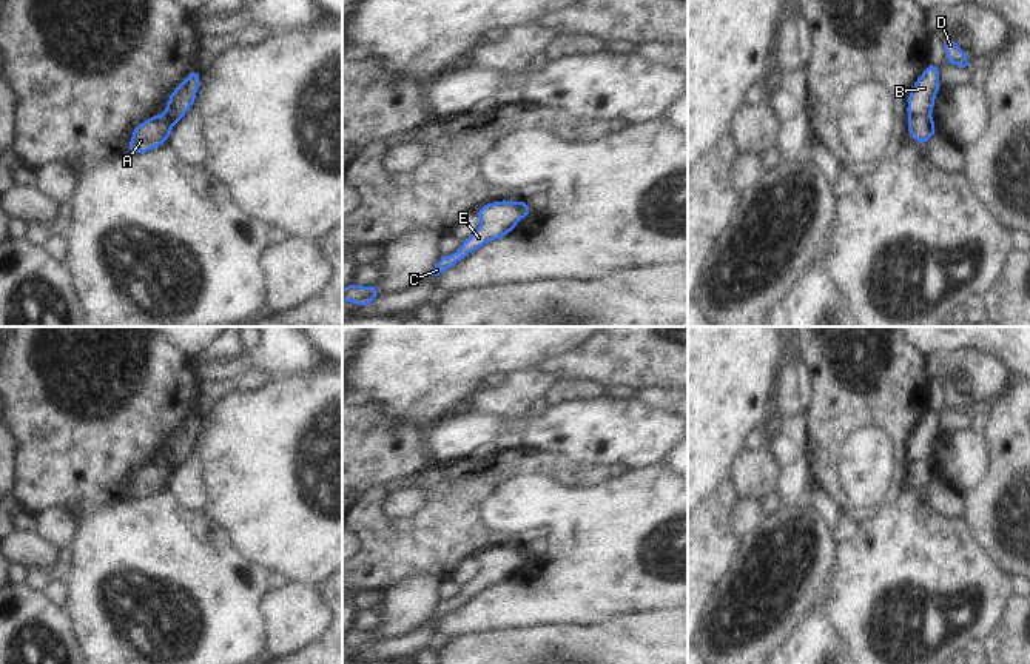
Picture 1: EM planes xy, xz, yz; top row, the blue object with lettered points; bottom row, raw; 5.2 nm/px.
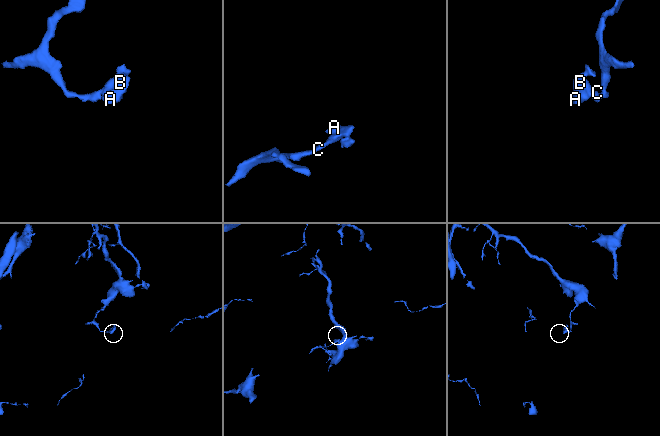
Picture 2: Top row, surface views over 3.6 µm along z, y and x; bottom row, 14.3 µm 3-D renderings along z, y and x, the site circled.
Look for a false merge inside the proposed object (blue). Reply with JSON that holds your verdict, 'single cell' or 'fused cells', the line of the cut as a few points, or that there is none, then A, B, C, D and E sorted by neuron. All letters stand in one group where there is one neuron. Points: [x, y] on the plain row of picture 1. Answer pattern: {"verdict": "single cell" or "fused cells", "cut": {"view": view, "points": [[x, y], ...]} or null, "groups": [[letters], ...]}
{"verdict": "fused cells", "cut": {"view": "yz", "points": [[929, 459], [908, 464]]}, "groups": [["A", "C", "E"], ["B", "D"]]}

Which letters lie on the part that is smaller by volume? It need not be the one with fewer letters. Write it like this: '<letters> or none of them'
B, D

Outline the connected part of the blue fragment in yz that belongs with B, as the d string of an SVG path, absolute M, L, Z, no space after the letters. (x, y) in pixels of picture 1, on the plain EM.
M930 407L925 416L911 431L907 448L908 464L917 464L933 458L934 444L941 434L939 419L941 414L933 407Z

